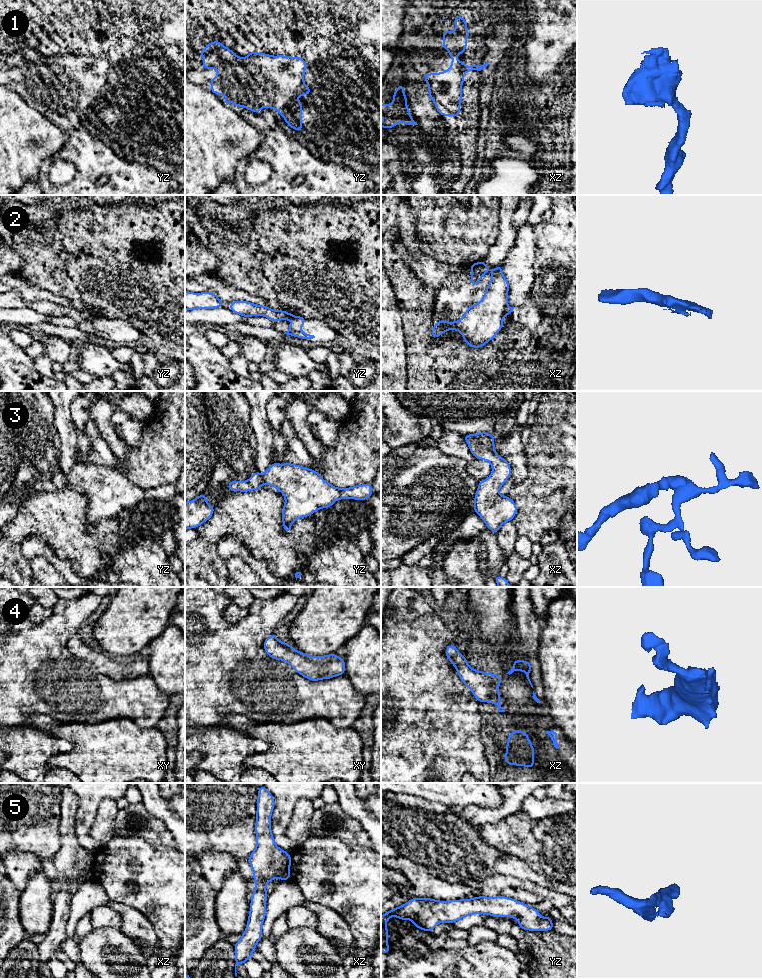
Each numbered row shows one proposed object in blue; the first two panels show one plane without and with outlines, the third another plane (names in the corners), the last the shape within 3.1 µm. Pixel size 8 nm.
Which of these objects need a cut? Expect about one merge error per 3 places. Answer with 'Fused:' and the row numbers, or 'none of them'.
Fused: 2

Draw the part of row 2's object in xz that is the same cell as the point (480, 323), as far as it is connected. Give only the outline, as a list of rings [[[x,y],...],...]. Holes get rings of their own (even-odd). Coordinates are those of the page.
[[[501,265],[491,270],[491,281],[484,297],[477,304],[470,304],[460,320],[440,320],[434,323],[431,338],[438,338],[447,330],[457,330],[463,335],[466,344],[472,348],[480,348],[496,337],[503,328],[509,290],[509,282],[503,275],[502,268]]]

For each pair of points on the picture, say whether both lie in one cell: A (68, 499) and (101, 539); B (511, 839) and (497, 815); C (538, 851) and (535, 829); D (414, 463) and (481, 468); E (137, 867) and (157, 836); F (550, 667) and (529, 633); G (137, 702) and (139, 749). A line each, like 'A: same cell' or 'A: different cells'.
A: same cell
B: different cells
C: same cell
D: different cells
E: different cells
F: different cells
G: different cells

